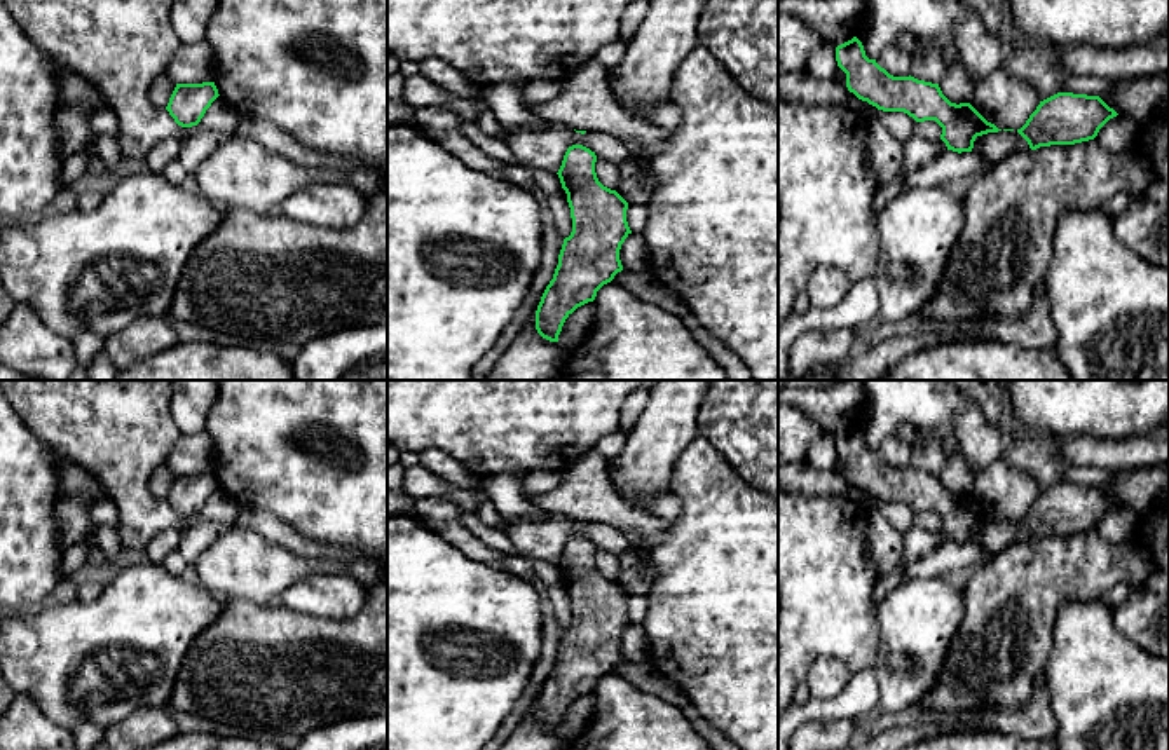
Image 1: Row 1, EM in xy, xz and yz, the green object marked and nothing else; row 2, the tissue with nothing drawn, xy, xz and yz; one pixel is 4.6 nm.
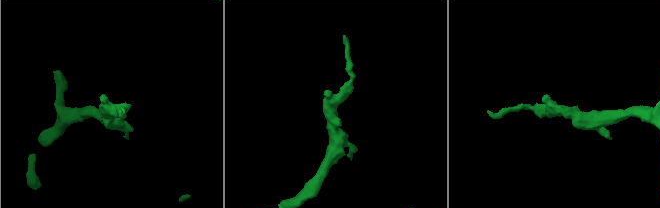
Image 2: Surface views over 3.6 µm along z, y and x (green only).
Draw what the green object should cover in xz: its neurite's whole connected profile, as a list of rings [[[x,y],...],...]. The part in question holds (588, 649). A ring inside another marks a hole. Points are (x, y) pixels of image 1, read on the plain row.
[[[572,535],[557,563],[567,584],[572,623],[564,630],[553,670],[536,701],[536,720],[550,733],[558,733],[565,710],[593,692],[597,682],[623,661],[619,640],[632,624],[628,593],[598,572],[595,553],[595,542]]]

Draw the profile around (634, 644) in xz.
[[[628,624],[619,640],[623,659],[632,663],[651,661],[651,644],[642,624]]]

